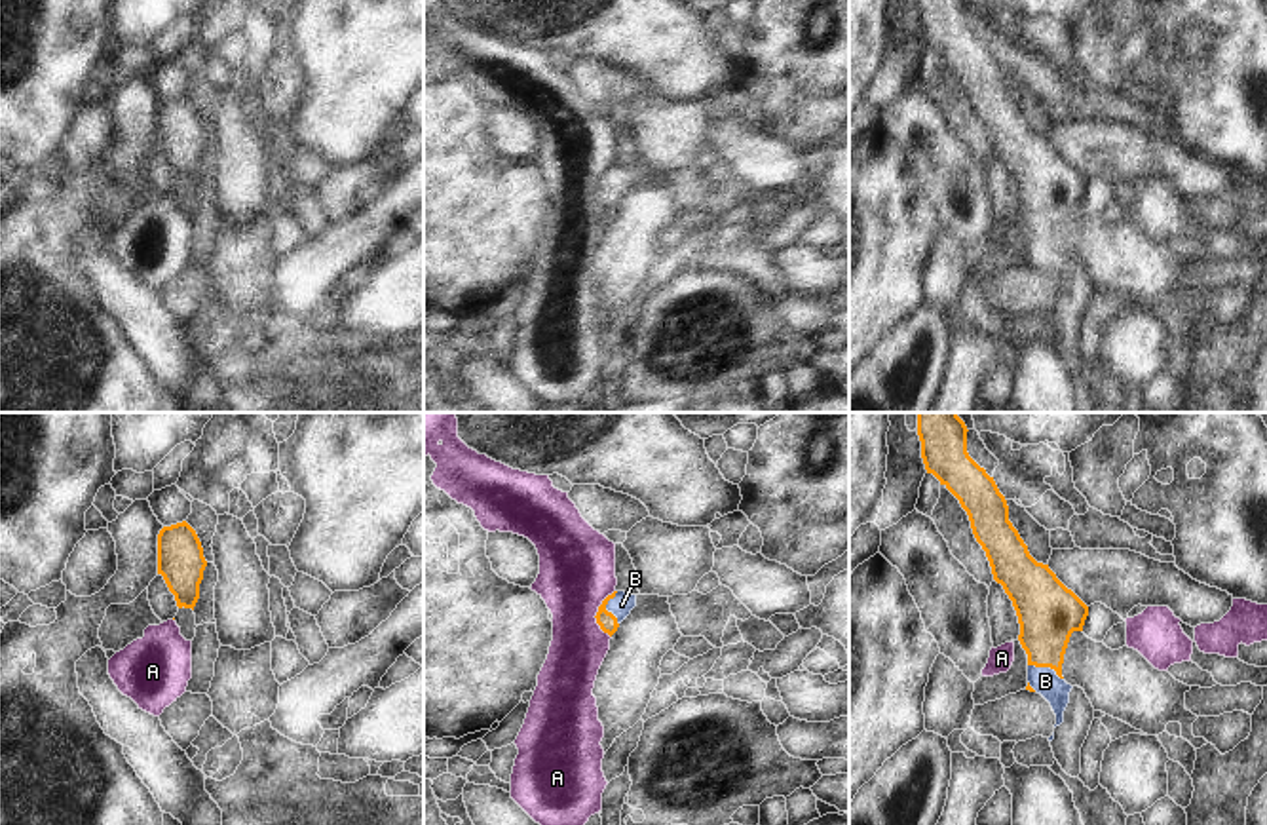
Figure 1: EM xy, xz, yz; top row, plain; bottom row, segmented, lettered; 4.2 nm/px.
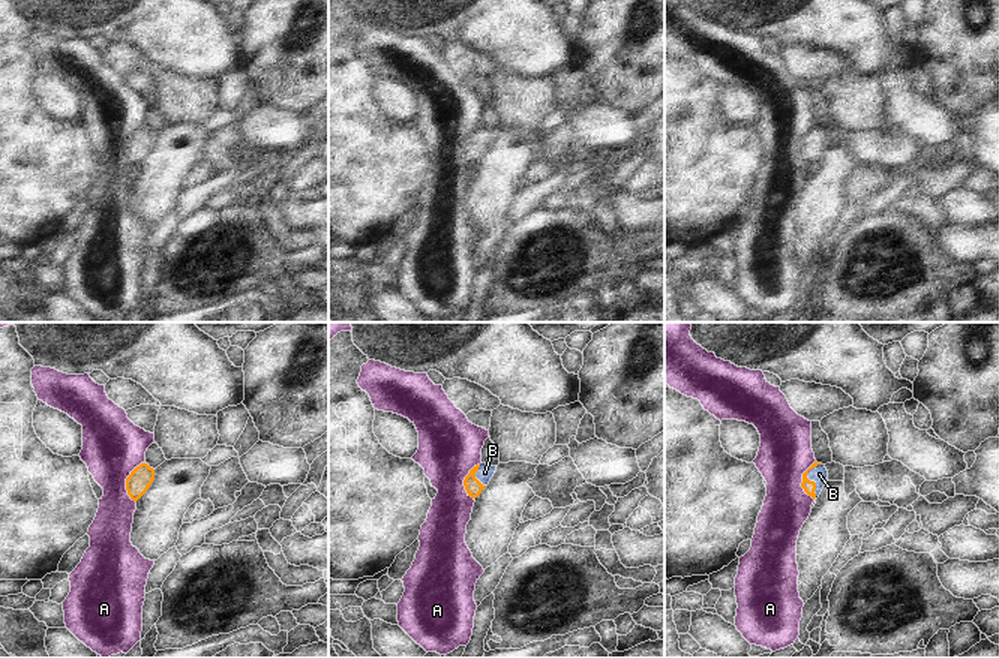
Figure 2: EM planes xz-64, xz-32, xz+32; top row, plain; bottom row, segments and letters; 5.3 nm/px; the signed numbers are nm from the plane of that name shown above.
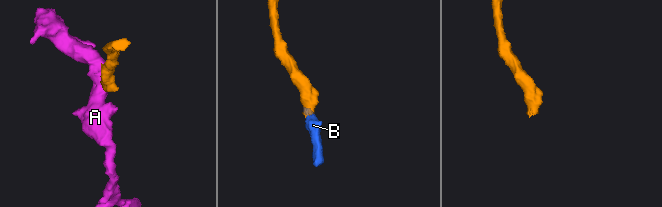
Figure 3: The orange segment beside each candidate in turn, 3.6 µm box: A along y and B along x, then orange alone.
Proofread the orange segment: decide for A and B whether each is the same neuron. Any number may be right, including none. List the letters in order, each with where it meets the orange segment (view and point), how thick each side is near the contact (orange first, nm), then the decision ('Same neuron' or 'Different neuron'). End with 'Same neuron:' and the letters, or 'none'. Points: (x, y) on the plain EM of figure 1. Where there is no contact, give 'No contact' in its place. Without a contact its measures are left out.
A: Touches orange at xz (597, 189). Thickness 80 nm (orange) against 320 nm. Different neuron
B: Touches orange at yz (1045, 240). Thickness 260 nm (orange) against 120 nm. Same neuron
Same neuron: B

